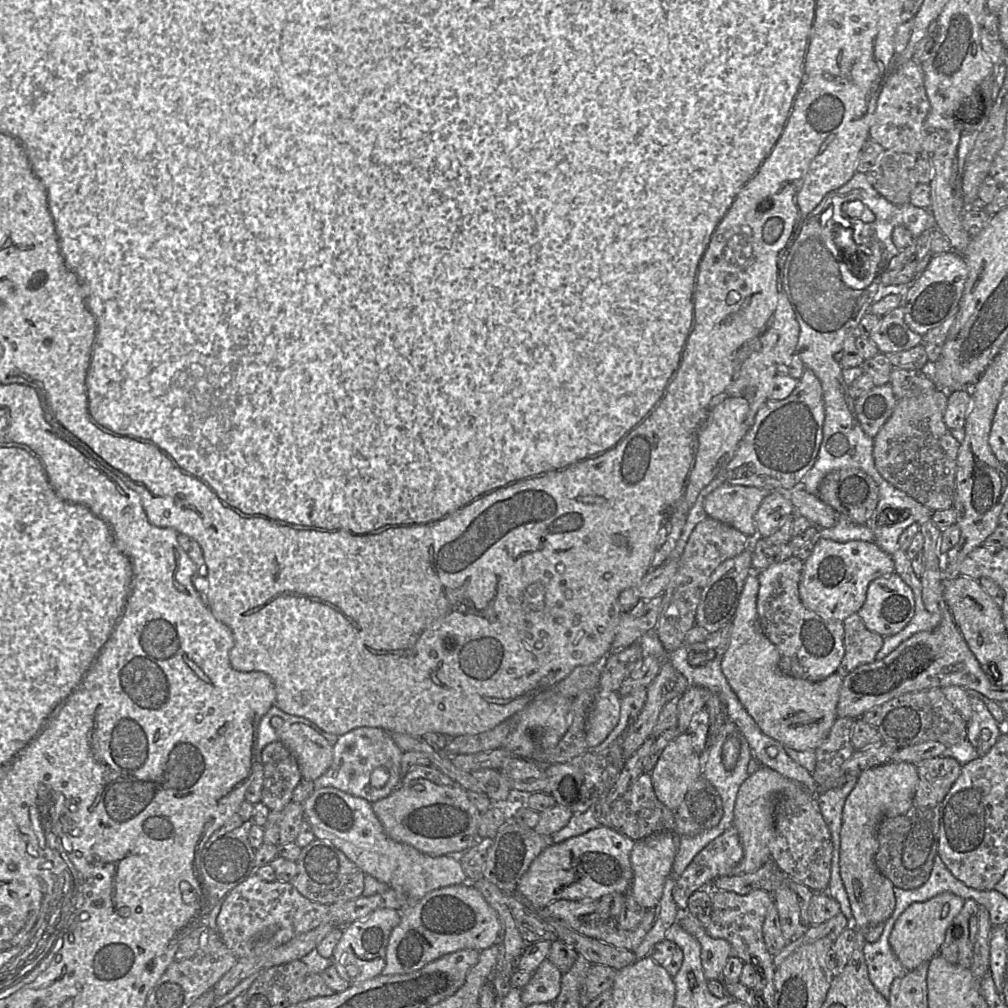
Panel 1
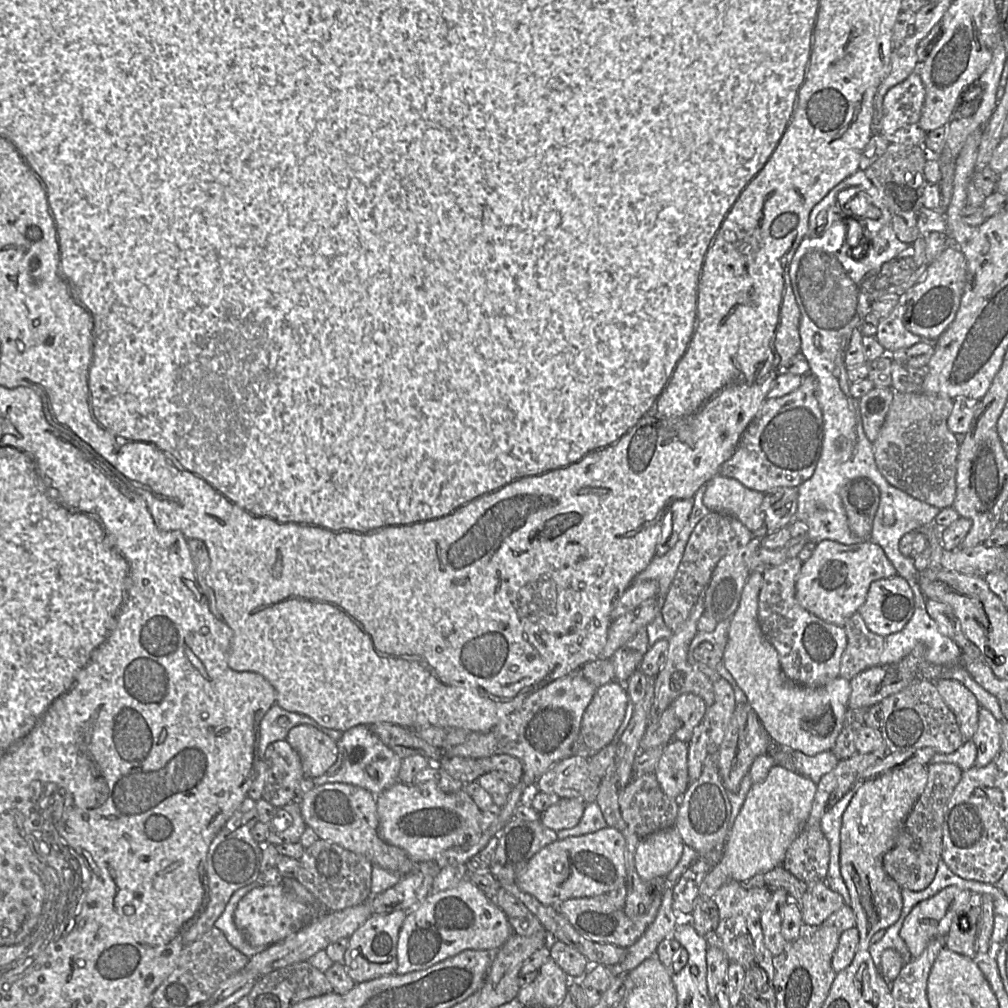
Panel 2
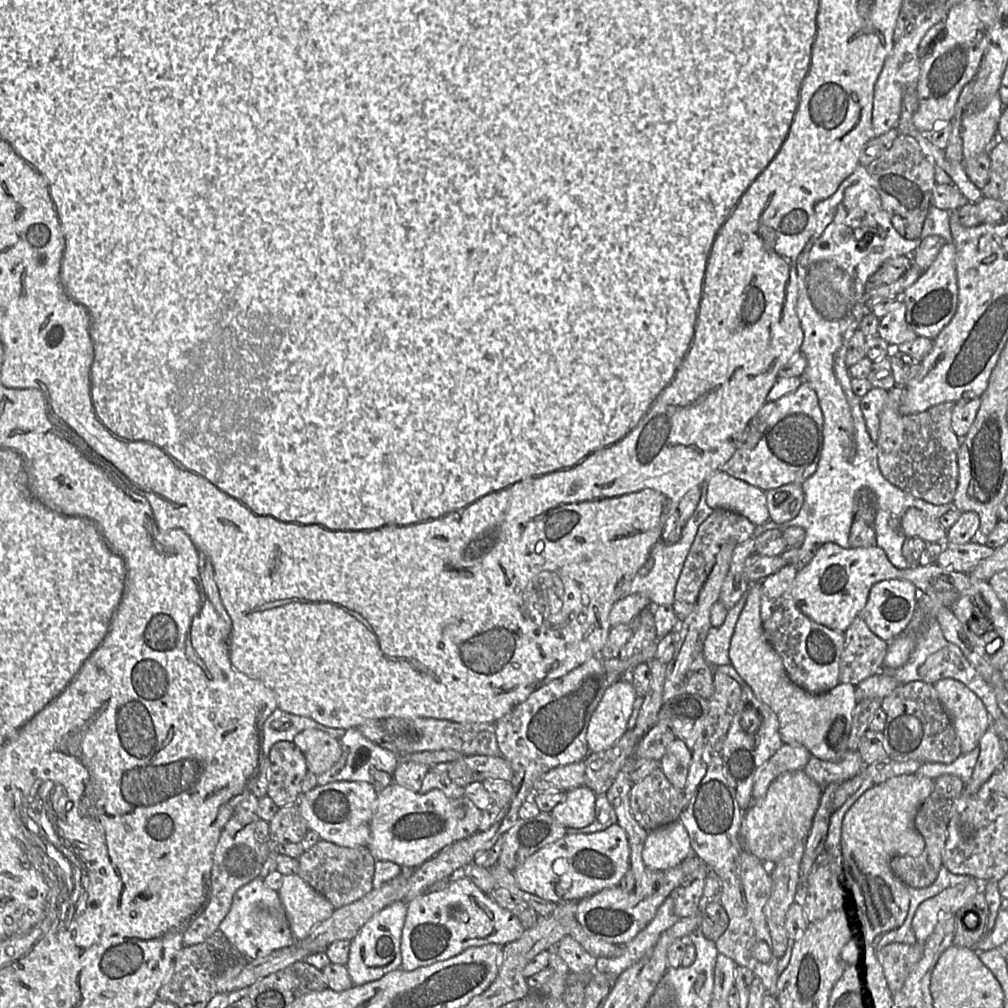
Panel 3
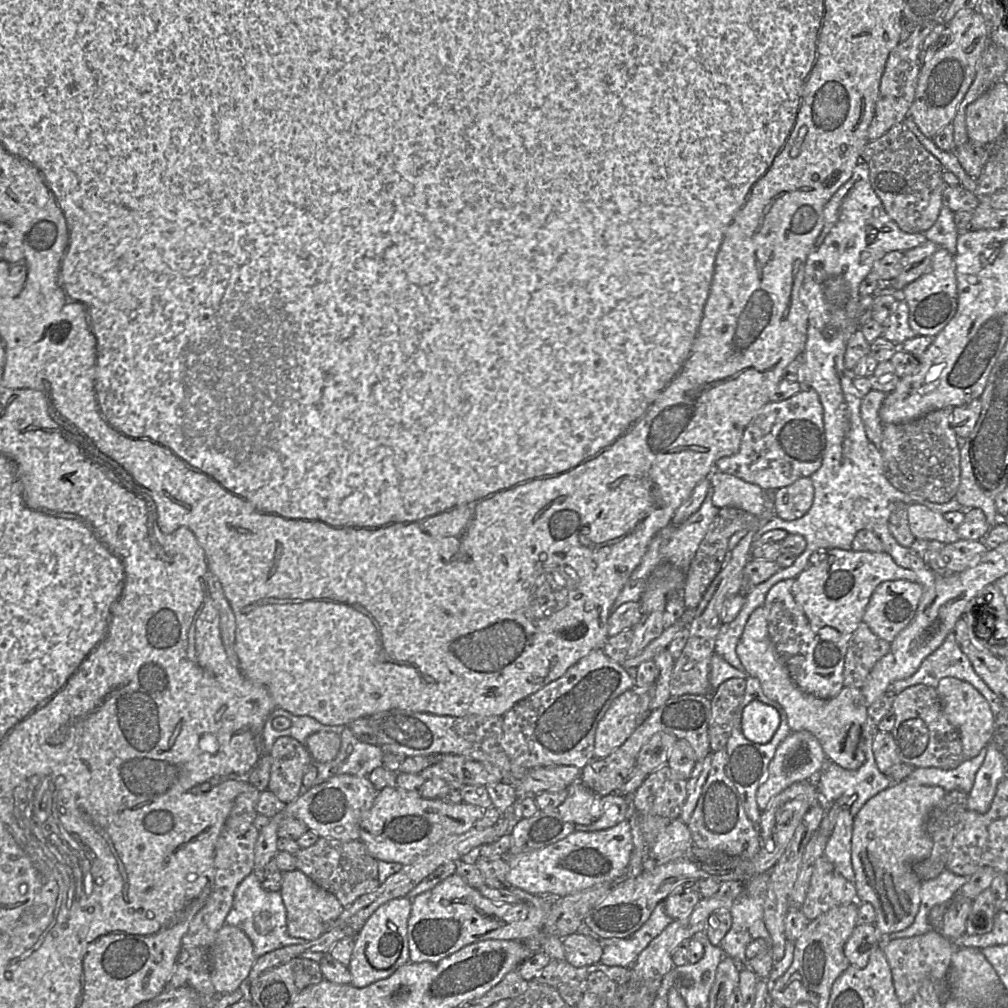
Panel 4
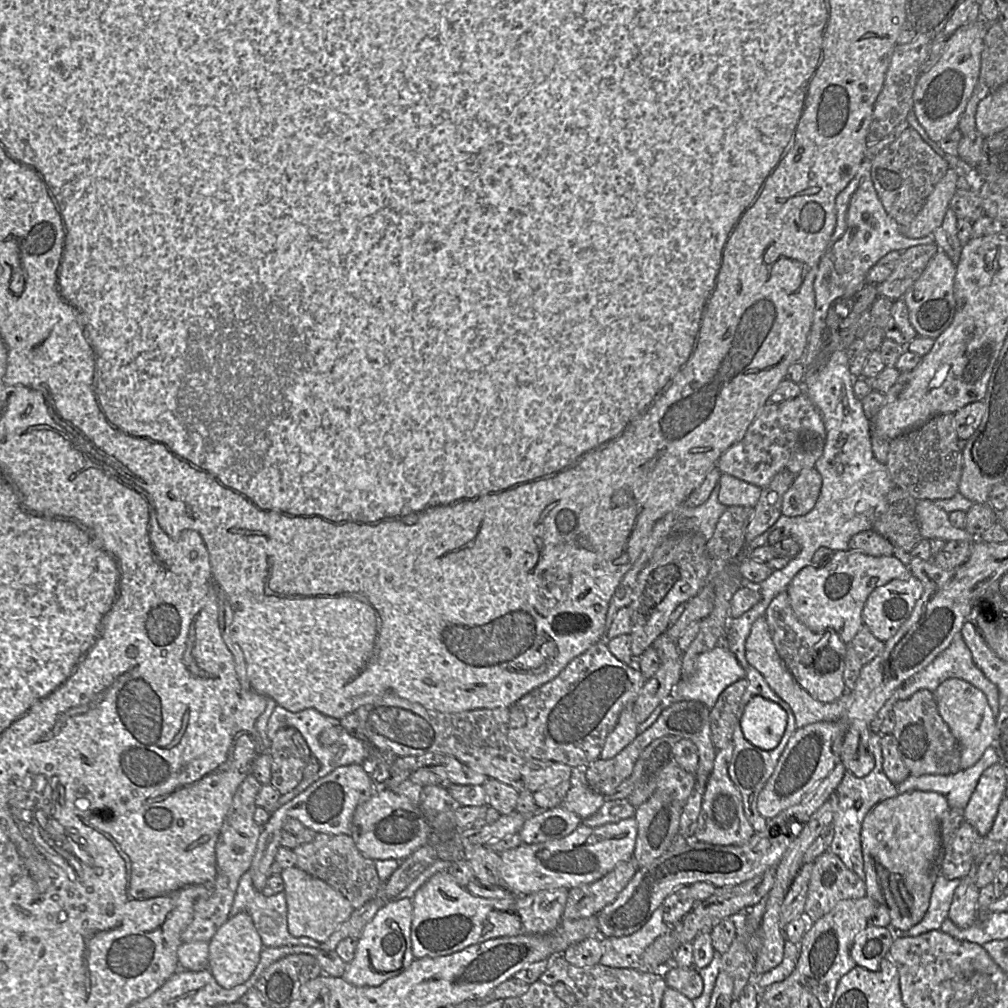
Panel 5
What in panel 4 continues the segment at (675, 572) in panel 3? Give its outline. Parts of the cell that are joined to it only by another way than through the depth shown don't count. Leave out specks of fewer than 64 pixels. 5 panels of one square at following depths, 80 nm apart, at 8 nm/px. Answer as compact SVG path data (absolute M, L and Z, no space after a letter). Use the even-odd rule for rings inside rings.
M710 487L700 508L684 522L678 525L670 523L655 534L641 562L634 569L620 594L613 603L611 613L626 602L639 601L647 587L649 577L660 564L668 562L677 566L682 571L688 570L700 543L708 531L709 526L720 510L712 503L713 493L714 490Z

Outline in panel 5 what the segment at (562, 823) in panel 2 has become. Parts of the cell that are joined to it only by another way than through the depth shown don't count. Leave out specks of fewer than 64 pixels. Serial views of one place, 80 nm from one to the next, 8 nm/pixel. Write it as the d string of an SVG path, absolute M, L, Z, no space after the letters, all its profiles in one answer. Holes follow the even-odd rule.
M575 777L561 806L586 819L594 815L604 802L603 795L591 789L582 777Z

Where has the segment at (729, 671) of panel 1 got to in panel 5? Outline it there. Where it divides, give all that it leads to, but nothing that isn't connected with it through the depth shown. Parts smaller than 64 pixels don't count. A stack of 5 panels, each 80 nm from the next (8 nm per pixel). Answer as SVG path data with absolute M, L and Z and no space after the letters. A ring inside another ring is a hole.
M765 616L759 617L752 624L750 633L745 642L745 656L748 663L762 674L775 694L789 704L794 713L797 728L802 728L821 721L836 721L845 715L850 705L850 695L852 691L846 690L844 694L834 702L822 702L813 698L799 685L778 654ZM854 720L843 737L837 756L846 770L863 777L875 766L875 759L870 750L871 730L864 720Z

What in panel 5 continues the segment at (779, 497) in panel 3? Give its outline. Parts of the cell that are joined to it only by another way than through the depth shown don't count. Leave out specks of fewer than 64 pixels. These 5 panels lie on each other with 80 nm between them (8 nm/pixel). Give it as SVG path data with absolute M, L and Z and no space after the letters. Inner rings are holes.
M813 467L803 469L783 496L782 514L803 516L815 506L822 487L821 474Z

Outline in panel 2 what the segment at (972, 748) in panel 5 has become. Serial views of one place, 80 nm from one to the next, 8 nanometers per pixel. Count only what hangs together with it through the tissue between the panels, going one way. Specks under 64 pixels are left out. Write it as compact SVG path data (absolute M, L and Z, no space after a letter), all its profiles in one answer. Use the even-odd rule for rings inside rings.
M939 679L935 685L955 714L964 742L971 740L978 727L980 709L975 695L957 680Z

